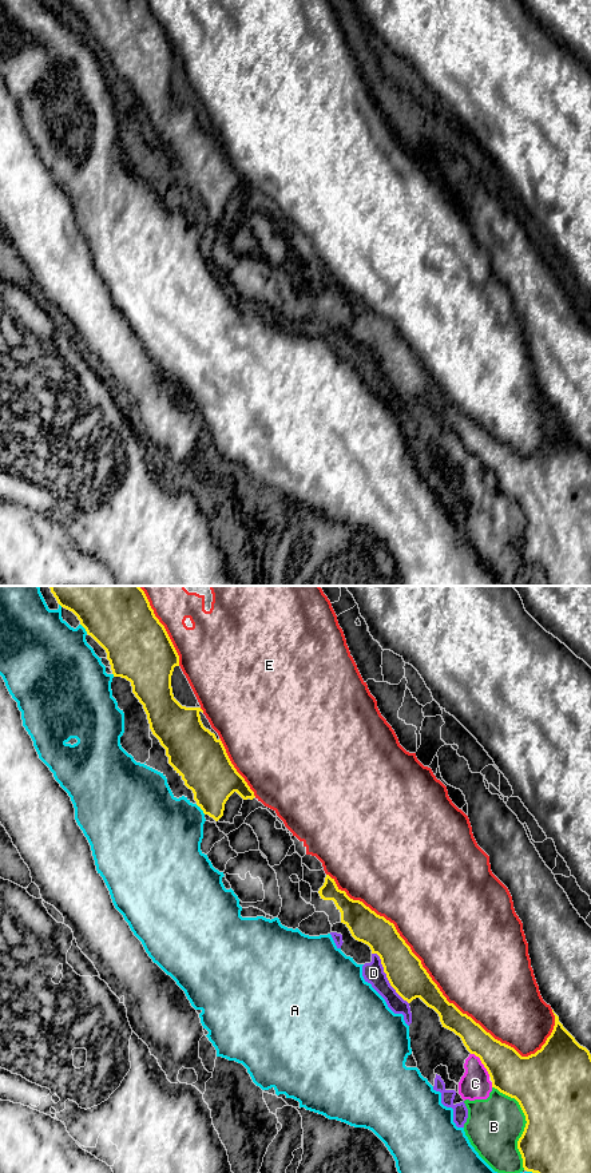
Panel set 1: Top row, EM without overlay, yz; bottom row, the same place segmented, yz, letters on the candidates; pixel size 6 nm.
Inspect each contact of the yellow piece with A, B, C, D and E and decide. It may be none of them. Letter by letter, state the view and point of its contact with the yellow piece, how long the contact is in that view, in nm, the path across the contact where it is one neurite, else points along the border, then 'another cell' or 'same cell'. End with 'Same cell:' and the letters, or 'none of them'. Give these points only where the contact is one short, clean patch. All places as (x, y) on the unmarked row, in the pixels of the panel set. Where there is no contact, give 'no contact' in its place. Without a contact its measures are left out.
A: contact yz (84, 28); length 80 nm; another cell
B: contact yz (526, 524); length 550 nm; another cell
C: contact yz (482, 463); length 180 nm; border yz (471, 454), (479, 459), (490, 476); another cell
D: contact yz (387, 377); length 380 nm; border yz (372, 353), (379, 357), (389, 385), (408, 404); another cell
E: contact yz (428, 376); length 1650 nm; another cell
Same cell: none of them

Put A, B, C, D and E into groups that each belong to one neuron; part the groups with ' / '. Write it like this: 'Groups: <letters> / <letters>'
Groups: A / B C D / E

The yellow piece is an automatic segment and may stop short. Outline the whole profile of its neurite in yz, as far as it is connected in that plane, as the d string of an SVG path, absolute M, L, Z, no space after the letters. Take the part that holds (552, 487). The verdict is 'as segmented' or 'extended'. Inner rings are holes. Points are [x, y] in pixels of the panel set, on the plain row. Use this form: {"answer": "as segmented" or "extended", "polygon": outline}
{"answer": "as segmented", "polygon": "M329 276L318 294L321 300L334 302L341 313L341 324L349 329L352 337L380 357L396 393L408 404L420 399L433 409L443 428L459 436L467 451L480 459L492 488L519 503L527 522L517 542L524 571L538 574L542 586L591 586L591 455L563 428L559 417L554 413L555 427L542 449L521 457L447 401L393 324L362 302L350 300Z"}

